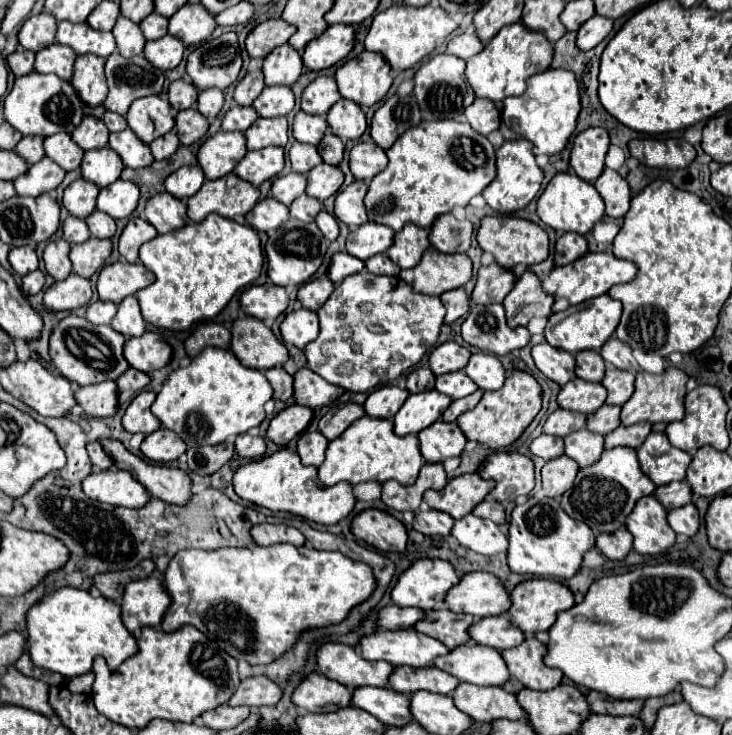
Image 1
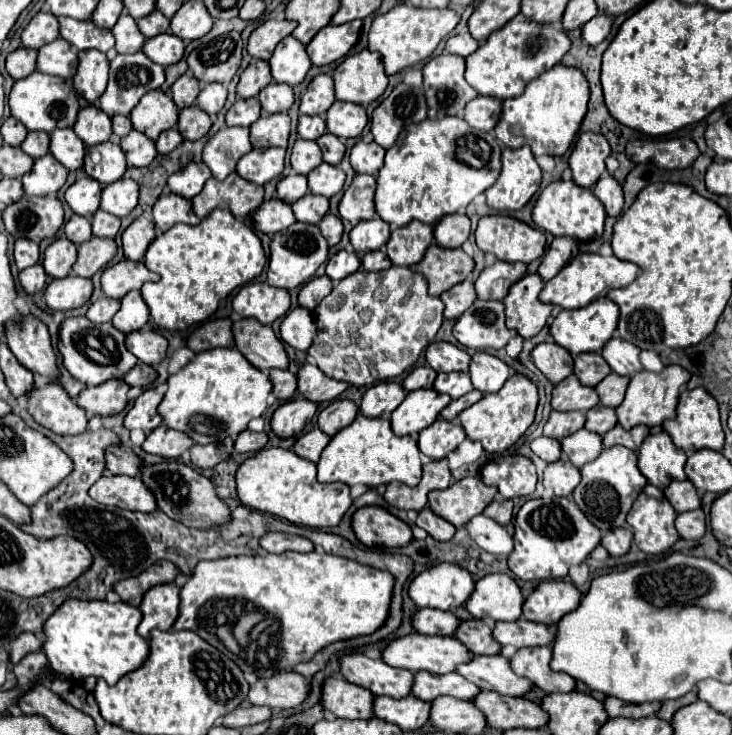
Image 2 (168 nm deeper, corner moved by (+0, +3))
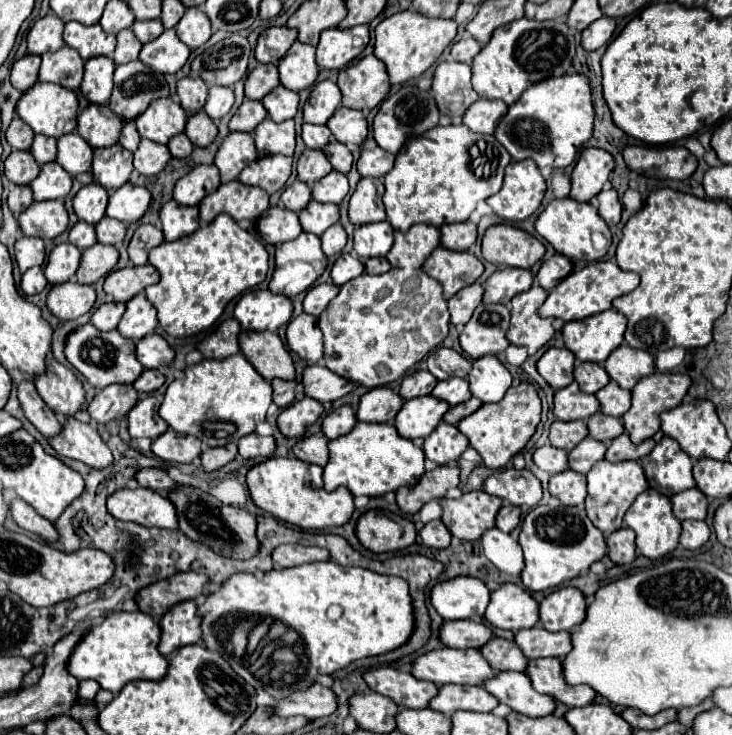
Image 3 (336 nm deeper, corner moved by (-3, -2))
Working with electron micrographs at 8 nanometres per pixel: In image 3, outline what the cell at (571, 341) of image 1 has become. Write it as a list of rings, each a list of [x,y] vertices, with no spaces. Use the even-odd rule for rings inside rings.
[[[613,309],[563,325],[563,343],[579,361],[603,363],[621,345],[627,319]]]

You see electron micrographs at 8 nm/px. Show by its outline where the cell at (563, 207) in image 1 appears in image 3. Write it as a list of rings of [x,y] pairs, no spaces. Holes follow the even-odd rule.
[[[571,197],[553,199],[537,217],[535,229],[543,239],[547,239],[555,247],[555,251],[563,253],[571,261],[597,261],[607,253],[611,245],[611,231],[607,223],[601,219],[599,209],[593,203],[579,203]]]

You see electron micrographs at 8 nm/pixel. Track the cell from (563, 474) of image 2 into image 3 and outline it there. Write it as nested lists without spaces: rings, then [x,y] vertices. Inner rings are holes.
[[[571,469],[553,473],[549,479],[549,493],[557,497],[563,505],[581,505],[587,495],[585,475]]]

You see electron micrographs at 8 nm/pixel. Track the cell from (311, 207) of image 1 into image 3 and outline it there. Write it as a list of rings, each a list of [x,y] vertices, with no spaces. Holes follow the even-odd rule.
[[[315,199],[309,201],[305,209],[299,211],[299,221],[303,231],[323,235],[323,231],[339,221],[339,207],[333,203],[319,203]]]

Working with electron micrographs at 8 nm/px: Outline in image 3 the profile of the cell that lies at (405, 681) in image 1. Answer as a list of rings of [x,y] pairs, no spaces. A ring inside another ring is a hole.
[[[481,685],[477,687],[439,687],[435,699],[429,701],[433,711],[453,715],[453,711],[479,711],[489,713],[497,707],[497,699],[489,695]]]

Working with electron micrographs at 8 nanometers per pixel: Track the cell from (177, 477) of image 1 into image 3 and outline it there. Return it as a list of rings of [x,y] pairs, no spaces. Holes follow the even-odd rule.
[[[177,483],[171,491],[167,491],[167,499],[177,509],[179,531],[183,531],[189,539],[209,545],[213,551],[231,557],[231,559],[249,559],[257,553],[257,537],[255,537],[255,515],[245,509],[223,505],[217,497],[207,493],[201,487],[189,483]]]

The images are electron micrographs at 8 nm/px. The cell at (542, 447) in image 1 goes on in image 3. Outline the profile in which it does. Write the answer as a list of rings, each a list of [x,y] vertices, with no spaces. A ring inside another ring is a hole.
[[[545,443],[543,447],[539,447],[533,453],[533,461],[539,469],[543,469],[547,473],[559,473],[559,471],[567,469],[567,453],[549,443]]]

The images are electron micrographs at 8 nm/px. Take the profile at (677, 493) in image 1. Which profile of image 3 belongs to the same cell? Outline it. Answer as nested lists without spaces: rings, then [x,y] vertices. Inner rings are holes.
[[[697,487],[673,495],[671,505],[673,505],[673,513],[679,521],[705,519],[705,515],[707,515],[707,497]]]

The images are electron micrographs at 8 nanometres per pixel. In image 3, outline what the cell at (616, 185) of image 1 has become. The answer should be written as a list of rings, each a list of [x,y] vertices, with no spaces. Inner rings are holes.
[[[615,189],[601,191],[601,193],[597,195],[597,203],[599,203],[599,213],[601,213],[601,217],[605,219],[607,225],[617,225],[617,223],[621,221],[623,205],[621,205]]]

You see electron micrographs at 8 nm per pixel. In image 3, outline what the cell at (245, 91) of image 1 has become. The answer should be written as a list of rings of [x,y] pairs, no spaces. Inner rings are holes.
[[[257,63],[257,67],[245,79],[245,97],[261,101],[277,85],[279,85],[277,67],[275,65],[261,65],[261,63]]]

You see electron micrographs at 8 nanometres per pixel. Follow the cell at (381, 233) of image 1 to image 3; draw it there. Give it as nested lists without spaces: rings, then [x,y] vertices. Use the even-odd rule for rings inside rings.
[[[387,221],[369,223],[355,229],[355,253],[363,259],[385,257],[393,245],[393,227]]]

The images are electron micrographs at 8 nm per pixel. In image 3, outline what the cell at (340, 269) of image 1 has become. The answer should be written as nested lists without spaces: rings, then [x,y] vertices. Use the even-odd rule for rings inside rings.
[[[343,253],[337,257],[333,269],[331,269],[331,279],[337,287],[345,285],[347,281],[359,277],[363,273],[363,263],[355,257],[355,255],[349,255],[349,253]]]

